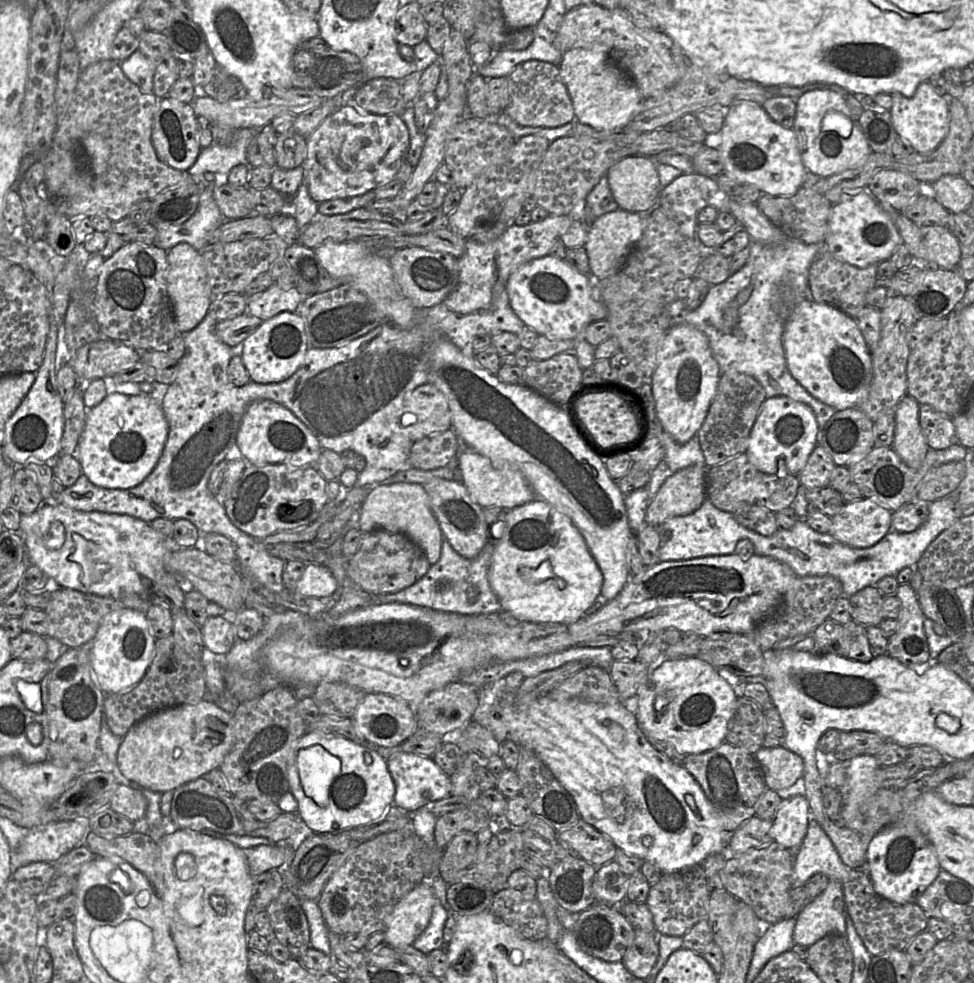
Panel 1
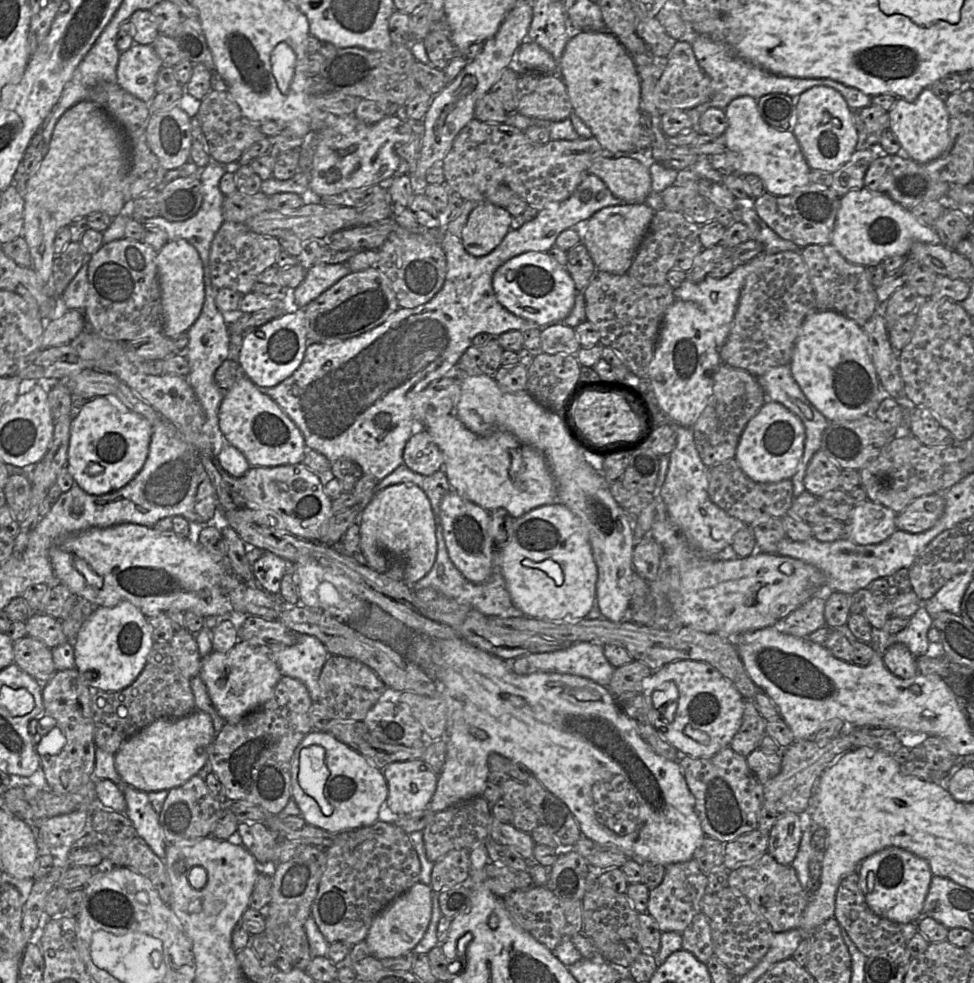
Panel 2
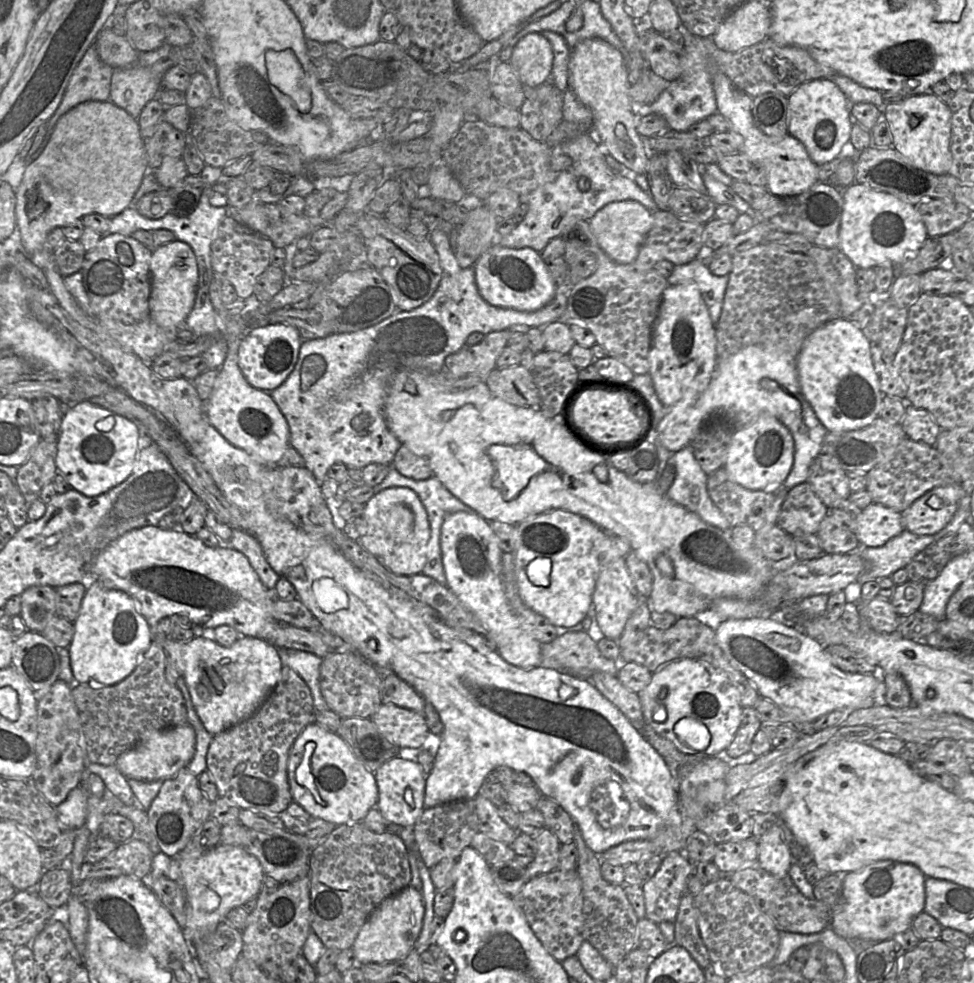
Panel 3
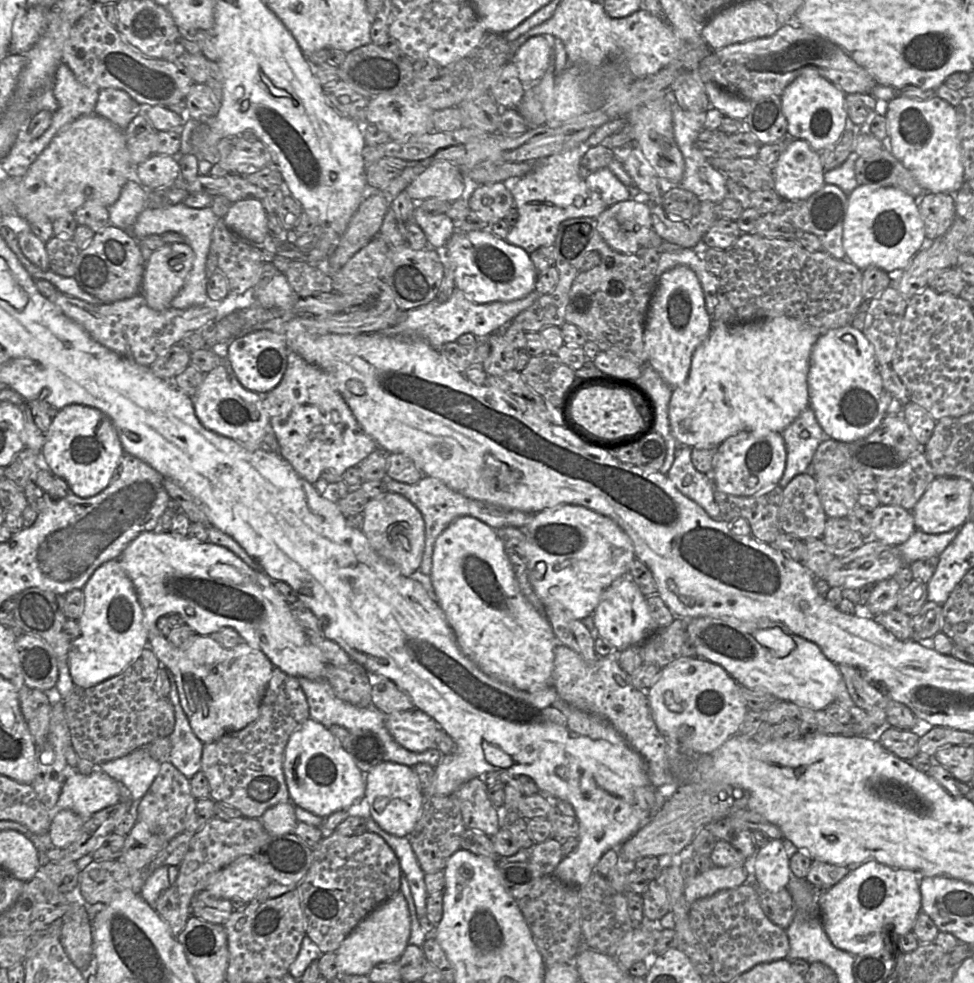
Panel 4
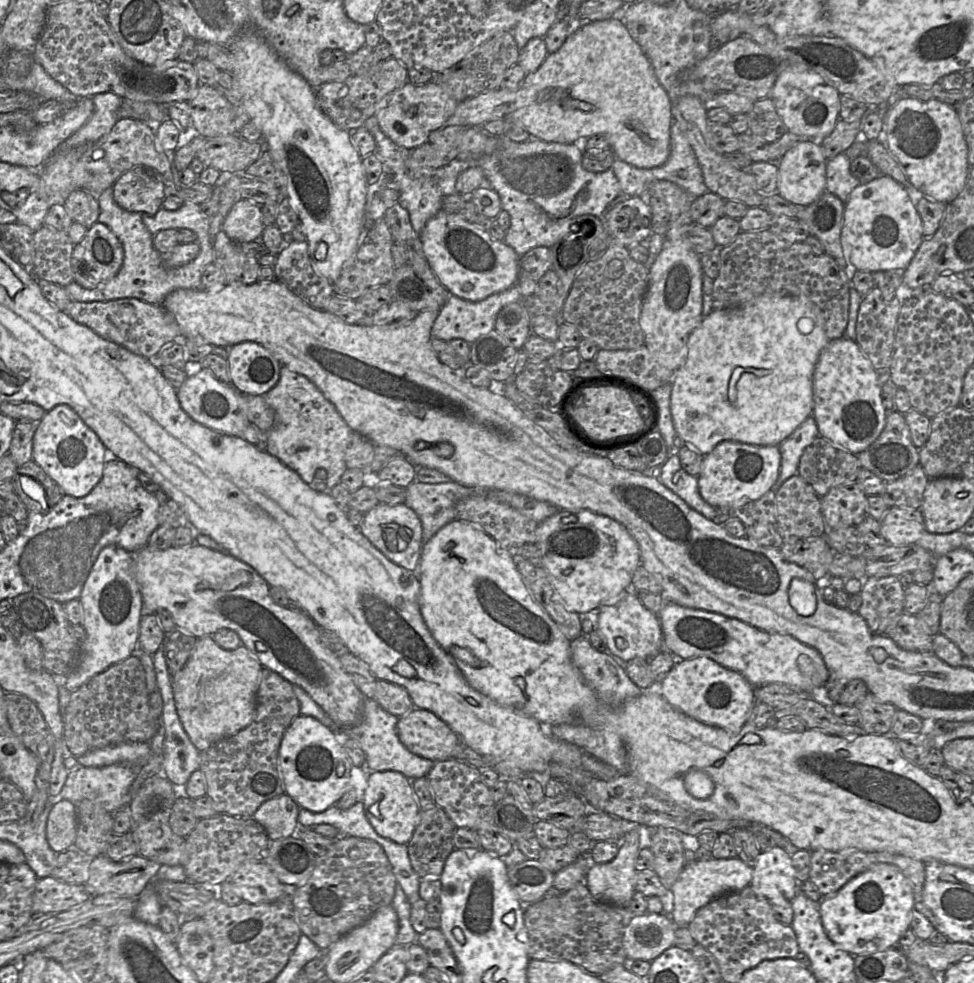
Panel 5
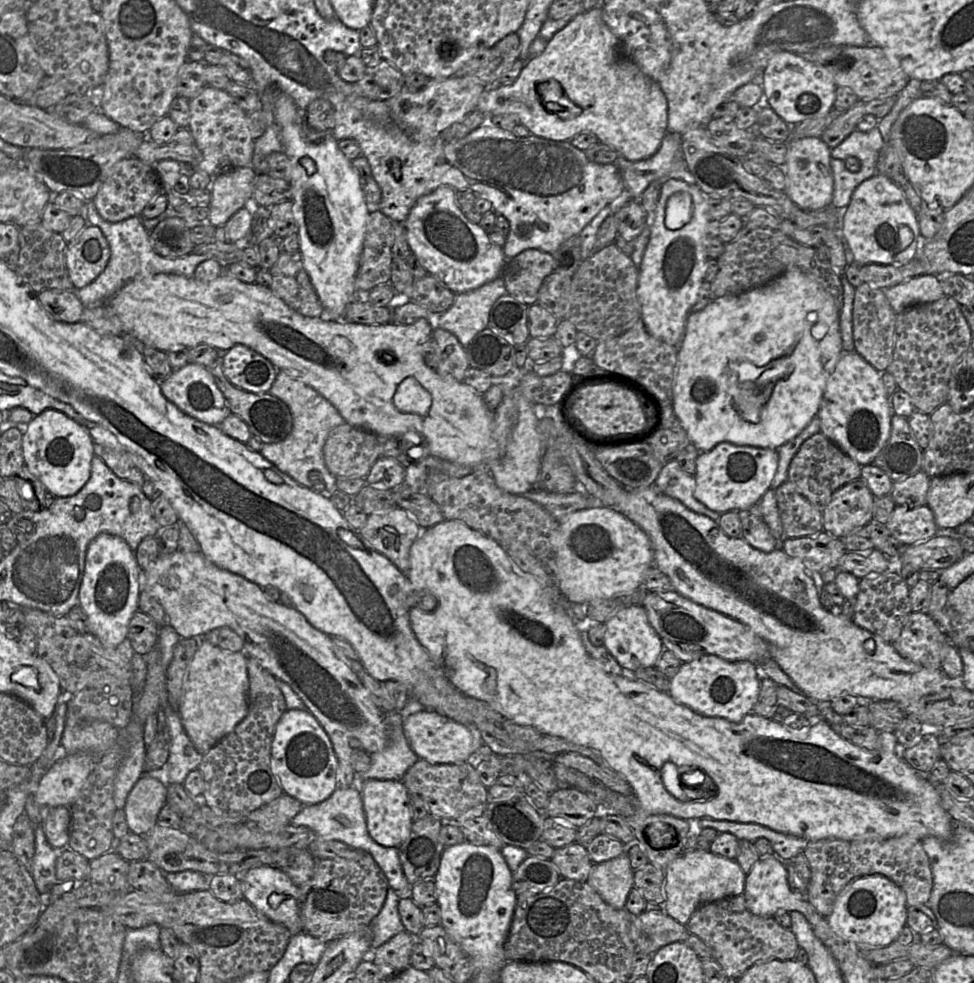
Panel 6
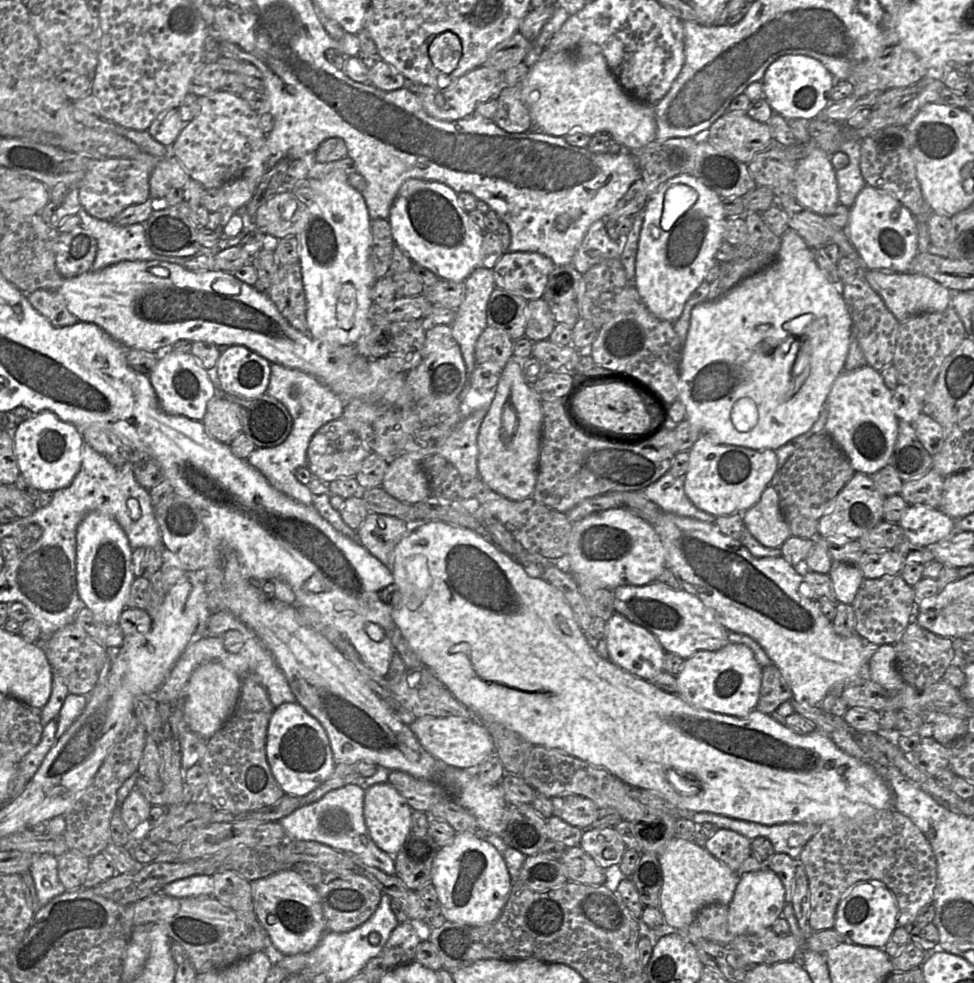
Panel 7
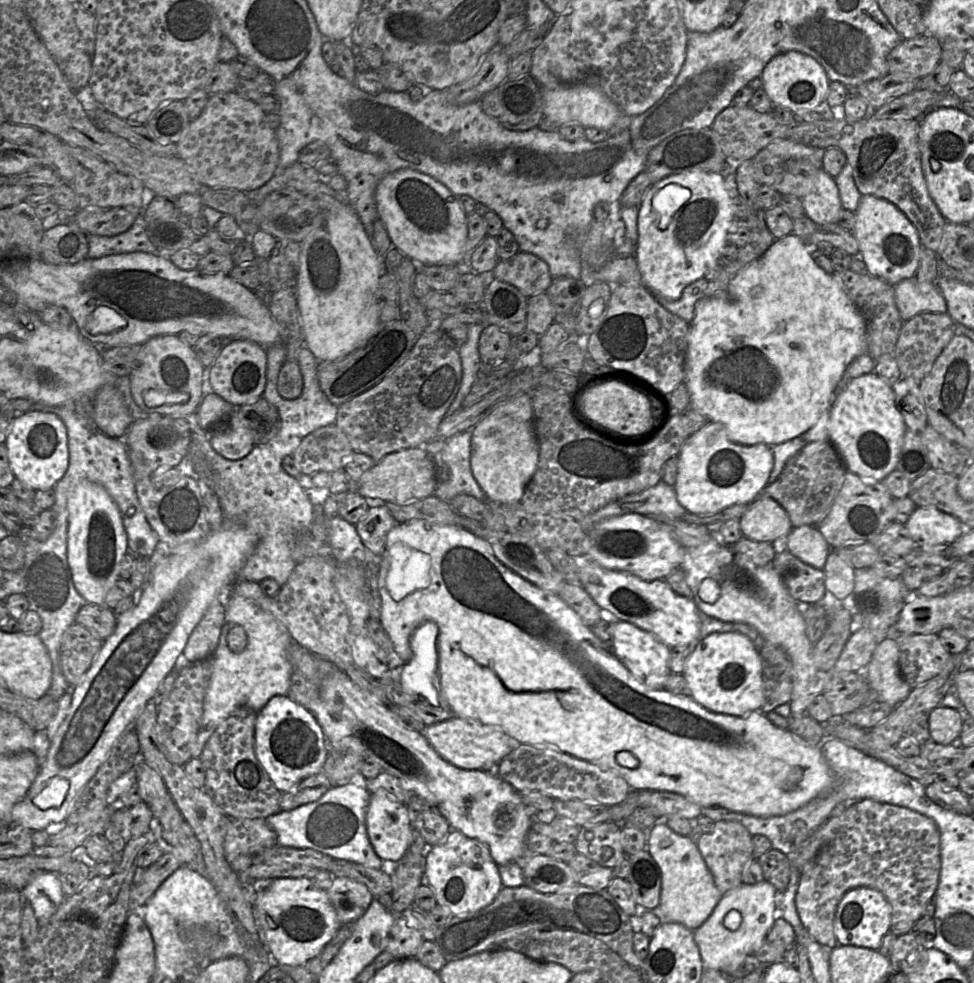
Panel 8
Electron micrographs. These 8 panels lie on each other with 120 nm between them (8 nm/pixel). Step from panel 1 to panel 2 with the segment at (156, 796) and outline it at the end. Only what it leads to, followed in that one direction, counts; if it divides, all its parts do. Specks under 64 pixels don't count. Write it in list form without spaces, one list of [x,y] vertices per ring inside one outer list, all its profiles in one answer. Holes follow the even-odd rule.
[[[123,779],[117,785],[122,790],[126,800],[126,809],[123,813],[132,821],[137,835],[145,840],[148,846],[159,858],[164,860],[166,855],[166,840],[159,823],[159,814],[153,808],[149,800],[148,793],[136,789]]]

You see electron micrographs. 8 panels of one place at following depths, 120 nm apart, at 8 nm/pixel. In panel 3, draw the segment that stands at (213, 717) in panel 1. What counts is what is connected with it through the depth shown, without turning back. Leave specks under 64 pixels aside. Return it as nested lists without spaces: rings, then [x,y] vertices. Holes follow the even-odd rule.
[[[188,723],[167,729],[146,731],[132,748],[117,758],[115,764],[127,778],[143,781],[166,780],[187,767],[194,756],[195,745],[195,730]]]

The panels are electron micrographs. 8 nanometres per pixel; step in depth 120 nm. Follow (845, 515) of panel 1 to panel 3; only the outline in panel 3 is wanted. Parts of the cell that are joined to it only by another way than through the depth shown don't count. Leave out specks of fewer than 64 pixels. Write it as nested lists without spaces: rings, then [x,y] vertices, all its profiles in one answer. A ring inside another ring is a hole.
[[[871,503],[861,510],[854,534],[862,547],[880,547],[903,530],[900,512]]]

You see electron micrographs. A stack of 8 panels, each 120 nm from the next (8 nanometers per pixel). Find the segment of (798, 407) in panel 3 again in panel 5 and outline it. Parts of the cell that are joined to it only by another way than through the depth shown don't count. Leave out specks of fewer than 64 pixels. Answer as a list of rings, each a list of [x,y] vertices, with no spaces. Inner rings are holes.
[[[813,416],[807,417],[785,440],[779,445],[781,463],[779,475],[771,488],[776,492],[789,477],[797,474],[799,460],[804,449],[819,436],[818,427]]]

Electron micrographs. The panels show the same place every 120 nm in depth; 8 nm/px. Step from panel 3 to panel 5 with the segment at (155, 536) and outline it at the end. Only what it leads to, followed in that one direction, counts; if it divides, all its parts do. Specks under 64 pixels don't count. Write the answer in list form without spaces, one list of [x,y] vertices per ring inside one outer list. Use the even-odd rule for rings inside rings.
[[[194,542],[189,546],[171,546],[164,550],[146,545],[133,555],[134,575],[145,612],[155,613],[158,609],[168,611],[176,629],[196,638],[212,636],[221,629],[235,631],[241,644],[253,653],[263,667],[278,673],[292,685],[303,688],[337,727],[348,728],[359,722],[365,697],[342,667],[339,656],[322,643],[318,625],[301,609],[276,604],[270,597],[270,586],[252,567],[228,553],[218,552]],[[257,641],[265,645],[264,651],[256,648]]]

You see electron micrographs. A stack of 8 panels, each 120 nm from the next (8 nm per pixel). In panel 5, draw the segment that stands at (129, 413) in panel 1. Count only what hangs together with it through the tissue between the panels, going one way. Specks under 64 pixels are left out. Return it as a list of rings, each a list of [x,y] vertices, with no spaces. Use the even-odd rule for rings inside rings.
[[[60,404],[46,412],[33,437],[32,461],[37,463],[61,488],[76,498],[86,496],[101,480],[106,447],[97,434],[68,405]]]

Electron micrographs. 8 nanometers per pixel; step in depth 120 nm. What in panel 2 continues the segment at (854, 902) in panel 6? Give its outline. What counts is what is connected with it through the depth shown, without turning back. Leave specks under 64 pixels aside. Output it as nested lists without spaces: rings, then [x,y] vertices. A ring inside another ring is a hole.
[[[890,846],[865,858],[858,869],[860,888],[866,903],[877,915],[897,923],[917,922],[933,874],[929,863],[903,848]]]

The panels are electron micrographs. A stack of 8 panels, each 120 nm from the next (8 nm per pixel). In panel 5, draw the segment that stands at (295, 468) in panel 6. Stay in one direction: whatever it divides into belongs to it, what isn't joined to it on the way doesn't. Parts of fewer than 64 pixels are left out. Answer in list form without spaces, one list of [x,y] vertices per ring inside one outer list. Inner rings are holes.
[[[284,365],[277,384],[264,397],[276,415],[274,427],[267,432],[266,452],[295,471],[308,485],[314,481],[317,468],[325,469],[326,487],[332,489],[347,470],[345,450],[352,433],[337,409],[313,382]]]

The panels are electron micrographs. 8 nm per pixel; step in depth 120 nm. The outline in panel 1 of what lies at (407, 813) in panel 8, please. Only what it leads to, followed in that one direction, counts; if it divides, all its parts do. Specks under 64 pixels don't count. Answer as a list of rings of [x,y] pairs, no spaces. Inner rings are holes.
[[[397,752],[387,760],[388,770],[395,783],[393,804],[409,813],[422,808],[428,803],[451,796],[452,784],[450,776],[445,774],[433,761],[432,757],[424,757],[413,753]]]

